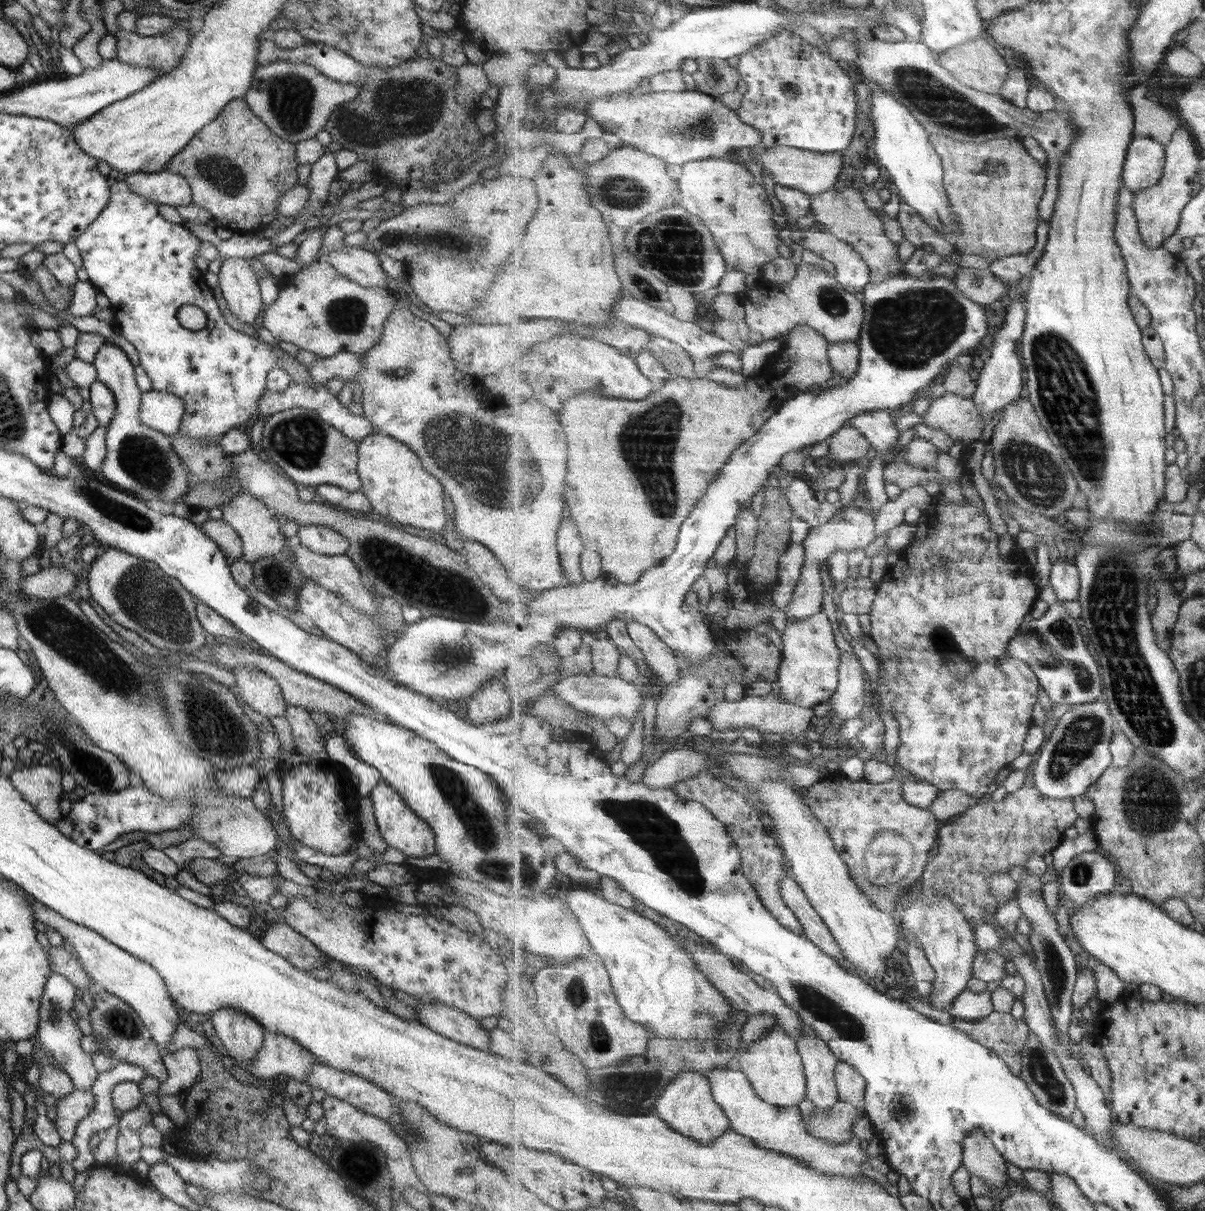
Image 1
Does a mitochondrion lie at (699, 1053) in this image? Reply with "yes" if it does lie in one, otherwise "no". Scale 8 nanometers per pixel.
no

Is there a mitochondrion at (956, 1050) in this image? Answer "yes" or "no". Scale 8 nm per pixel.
no

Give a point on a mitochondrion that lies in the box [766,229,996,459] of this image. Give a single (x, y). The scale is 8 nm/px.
(911, 327)

